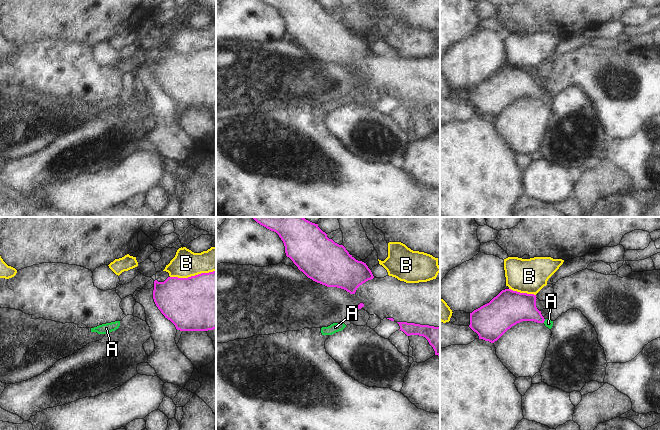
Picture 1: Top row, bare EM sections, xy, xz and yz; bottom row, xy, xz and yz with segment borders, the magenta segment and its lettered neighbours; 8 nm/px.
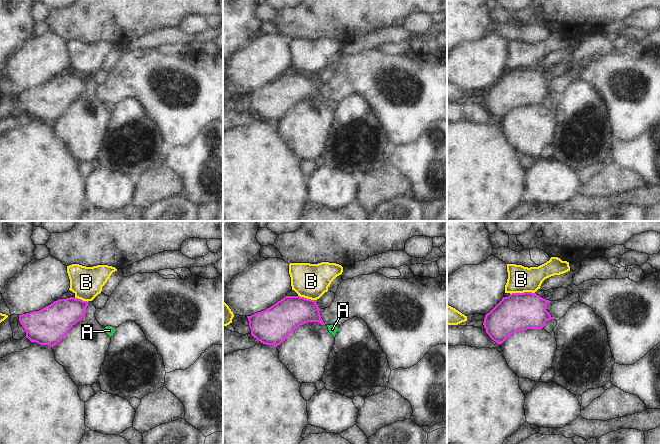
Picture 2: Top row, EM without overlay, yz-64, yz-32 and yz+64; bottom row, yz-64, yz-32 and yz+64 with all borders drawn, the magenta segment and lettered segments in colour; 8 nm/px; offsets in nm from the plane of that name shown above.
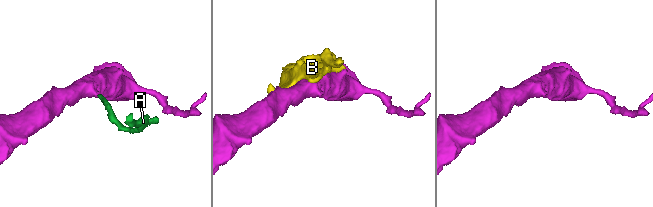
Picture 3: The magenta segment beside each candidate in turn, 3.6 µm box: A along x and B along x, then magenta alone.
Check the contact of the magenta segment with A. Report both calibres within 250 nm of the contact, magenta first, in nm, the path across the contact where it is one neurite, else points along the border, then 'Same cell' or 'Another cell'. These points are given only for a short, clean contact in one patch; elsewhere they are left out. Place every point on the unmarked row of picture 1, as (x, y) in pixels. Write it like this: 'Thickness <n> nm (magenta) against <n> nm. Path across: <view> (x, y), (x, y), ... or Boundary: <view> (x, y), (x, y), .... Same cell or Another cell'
Thickness 240 nm (magenta) against 70 nm. Path across: yz (516, 83), (522, 83), (544, 96), (548, 99). Same cell.

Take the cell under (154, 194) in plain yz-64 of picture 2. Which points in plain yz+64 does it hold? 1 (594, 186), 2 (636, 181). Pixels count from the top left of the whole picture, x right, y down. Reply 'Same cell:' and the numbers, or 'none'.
Same cell: 1, 2

